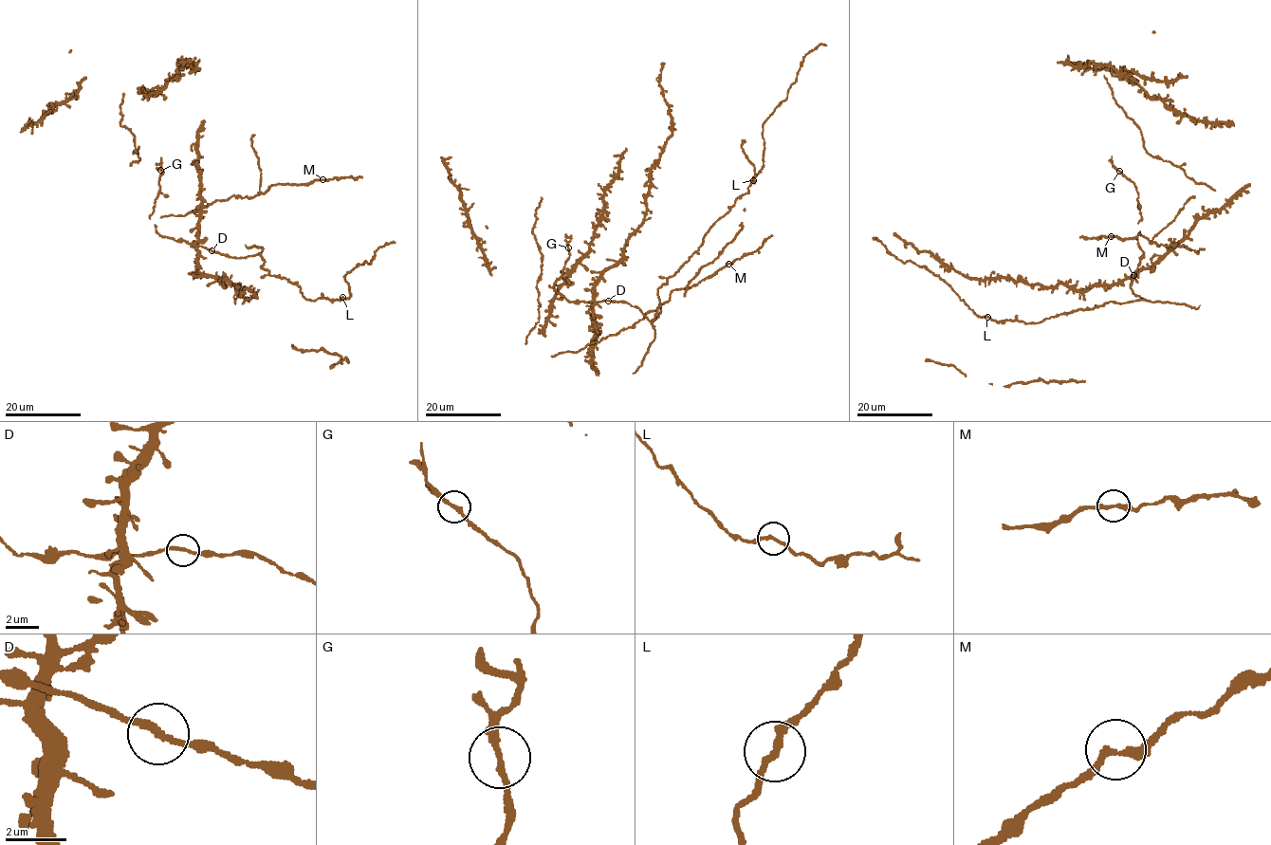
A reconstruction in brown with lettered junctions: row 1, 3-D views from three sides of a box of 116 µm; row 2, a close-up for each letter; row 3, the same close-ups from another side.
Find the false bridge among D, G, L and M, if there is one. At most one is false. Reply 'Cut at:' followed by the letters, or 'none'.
Cut at: none

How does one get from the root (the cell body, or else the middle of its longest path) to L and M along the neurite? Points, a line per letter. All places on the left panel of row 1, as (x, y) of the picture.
L: (221, 255), (241, 258), (259, 254), (265, 262), (262, 268), (296, 283), (307, 300), (342, 297)
M: (221, 255), (201, 246), (196, 247), (203, 208), (233, 195), (253, 197), (273, 185), (305, 185), (322, 179)

